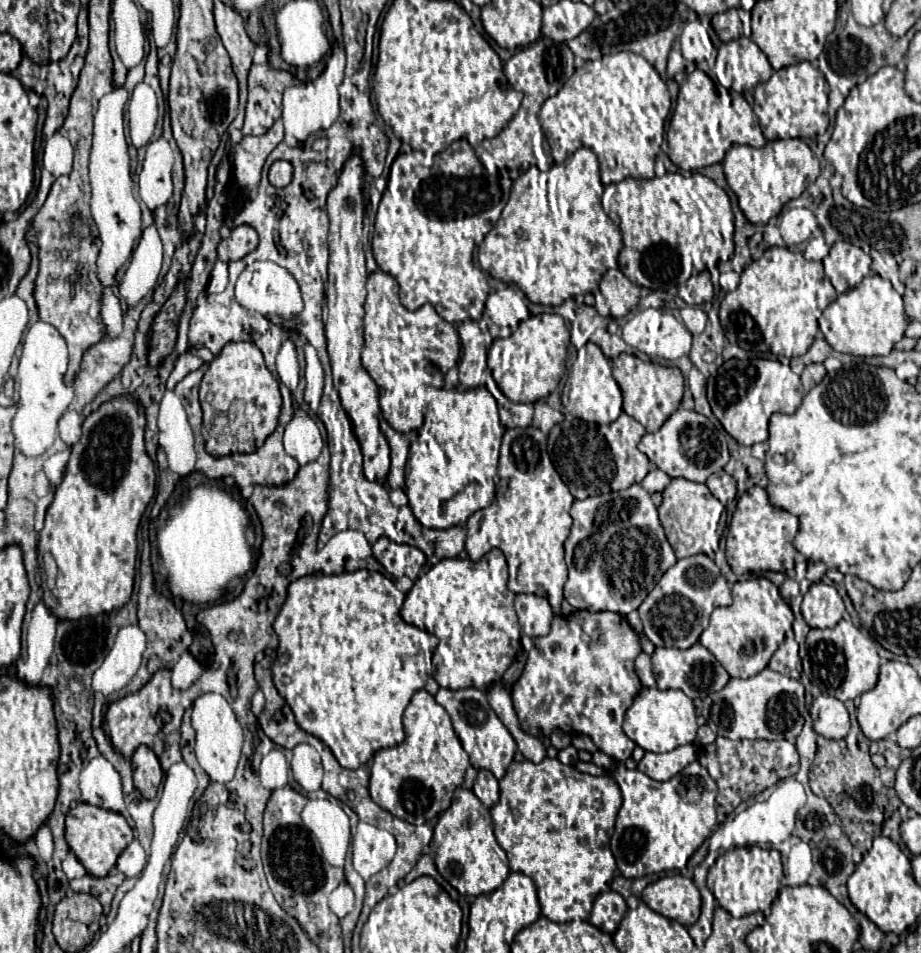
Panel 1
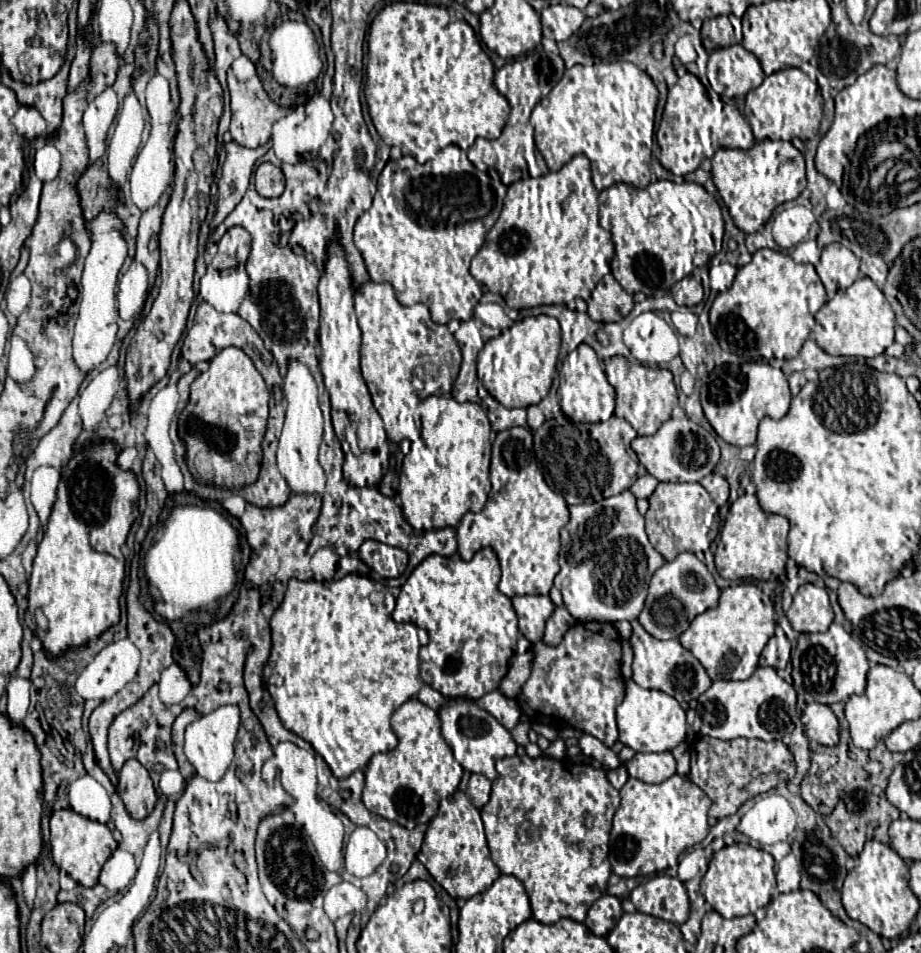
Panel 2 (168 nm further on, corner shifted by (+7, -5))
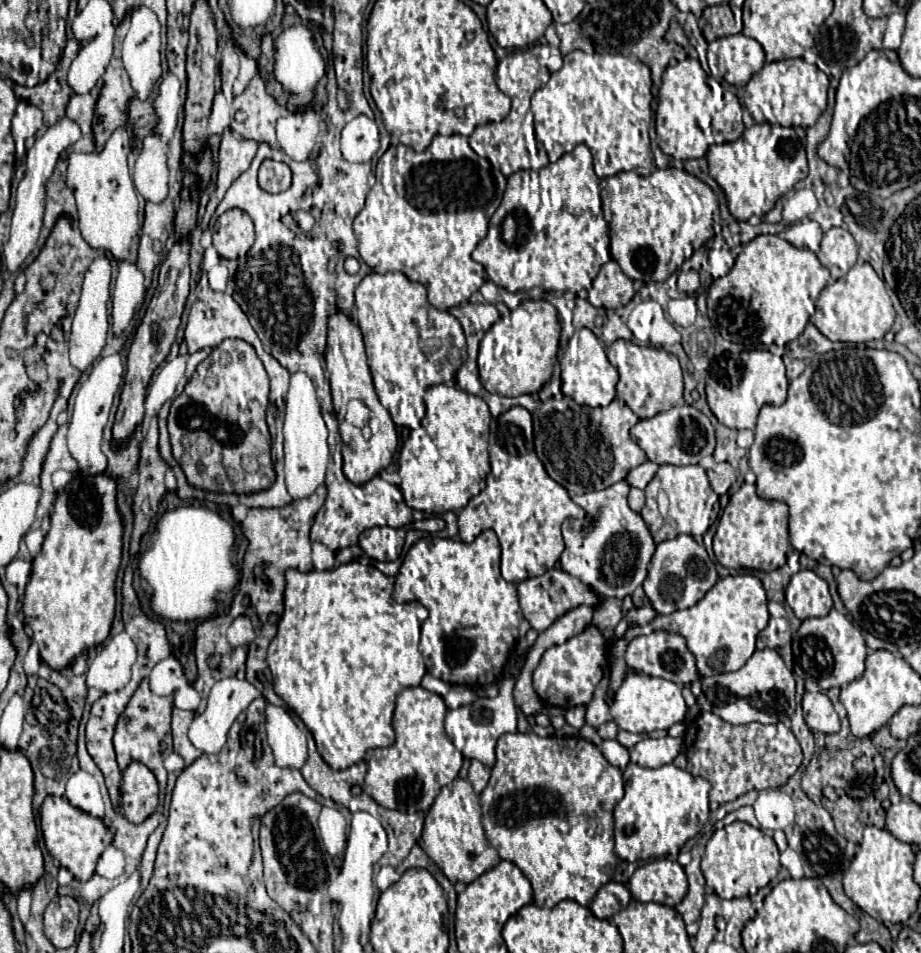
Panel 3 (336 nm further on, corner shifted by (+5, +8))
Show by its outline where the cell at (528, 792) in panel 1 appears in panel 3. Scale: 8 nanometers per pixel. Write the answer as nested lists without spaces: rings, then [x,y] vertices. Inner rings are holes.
[[[523,732],[503,734],[497,740],[495,754],[497,754],[497,762],[495,762],[495,766],[491,770],[491,780],[489,780],[487,788],[479,794],[483,826],[485,826],[485,836],[487,836],[489,844],[497,850],[497,854],[503,860],[513,862],[525,874],[525,878],[533,886],[533,892],[535,892],[533,902],[537,906],[551,910],[555,904],[559,904],[559,900],[567,900],[567,898],[575,900],[575,902],[579,902],[583,906],[589,906],[591,900],[595,898],[597,890],[613,878],[615,866],[617,866],[617,856],[613,852],[613,808],[623,798],[623,776],[621,776],[621,770],[611,766],[605,760],[605,756],[601,754],[601,750],[595,744],[591,744],[585,738],[581,738],[581,736],[547,736],[547,738],[539,738],[533,732],[527,732],[527,734],[523,734]]]

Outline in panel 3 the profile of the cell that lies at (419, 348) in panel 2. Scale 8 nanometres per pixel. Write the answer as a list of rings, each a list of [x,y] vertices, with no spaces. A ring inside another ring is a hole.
[[[389,272],[389,274],[367,274],[357,290],[355,290],[355,320],[361,328],[365,348],[367,348],[367,360],[373,374],[373,384],[377,390],[377,396],[381,404],[389,410],[393,422],[397,426],[407,428],[419,428],[423,416],[425,416],[425,390],[435,384],[455,384],[455,374],[461,368],[461,364],[467,360],[467,346],[465,346],[465,334],[455,316],[449,312],[433,308],[427,302],[427,290],[423,284],[409,280],[403,272]]]

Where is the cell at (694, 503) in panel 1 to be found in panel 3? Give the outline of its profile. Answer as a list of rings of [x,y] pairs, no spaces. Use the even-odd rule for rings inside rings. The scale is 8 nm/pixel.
[[[663,464],[663,466],[659,466],[659,470],[657,470],[657,474],[655,474],[655,478],[653,478],[653,480],[651,480],[651,482],[649,482],[649,484],[647,484],[647,488],[645,488],[645,496],[647,496],[647,502],[645,502],[645,506],[643,506],[643,510],[641,510],[641,516],[643,516],[643,520],[645,520],[645,524],[647,524],[647,528],[649,528],[649,532],[651,532],[651,536],[653,536],[653,540],[655,540],[655,542],[657,542],[657,544],[659,544],[659,542],[663,542],[663,540],[671,540],[671,538],[675,538],[675,536],[679,536],[679,534],[689,534],[689,536],[693,536],[693,538],[701,538],[701,536],[703,536],[703,534],[705,534],[705,532],[707,532],[707,528],[709,528],[709,526],[711,526],[711,512],[713,512],[713,508],[715,508],[715,504],[717,504],[717,500],[719,500],[719,498],[717,498],[717,494],[715,494],[715,492],[713,492],[713,490],[711,490],[711,486],[709,486],[709,480],[707,480],[707,472],[705,472],[705,470],[703,470],[703,468],[701,468],[701,466],[697,466],[697,464],[695,464],[695,466],[671,466],[671,464]],[[659,492],[663,492],[663,494],[665,494],[665,496],[667,496],[667,502],[669,502],[669,504],[667,504],[667,508],[665,508],[665,506],[661,506],[661,504],[659,504]]]

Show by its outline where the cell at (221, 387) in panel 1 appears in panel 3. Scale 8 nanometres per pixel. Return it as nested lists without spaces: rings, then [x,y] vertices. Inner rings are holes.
[[[227,338],[219,344],[199,366],[197,380],[191,380],[185,390],[171,402],[167,430],[173,458],[185,472],[193,488],[227,492],[227,494],[255,494],[271,488],[275,470],[271,462],[271,436],[265,424],[265,410],[269,404],[269,378],[251,344],[245,340]]]

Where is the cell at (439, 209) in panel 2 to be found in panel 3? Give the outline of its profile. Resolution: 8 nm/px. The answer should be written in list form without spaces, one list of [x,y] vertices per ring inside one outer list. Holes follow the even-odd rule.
[[[435,136],[431,146],[421,154],[403,144],[389,146],[377,162],[375,178],[377,180],[367,194],[365,208],[353,222],[361,258],[373,272],[403,272],[407,278],[429,286],[427,300],[439,310],[449,310],[469,300],[469,296],[485,282],[485,270],[471,258],[471,252],[487,234],[489,218],[485,208],[495,196],[491,164],[469,148],[465,136]]]

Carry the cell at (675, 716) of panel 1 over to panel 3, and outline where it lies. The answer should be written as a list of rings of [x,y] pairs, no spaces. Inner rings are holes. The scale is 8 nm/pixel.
[[[629,674],[625,676],[619,690],[615,692],[609,712],[621,730],[627,730],[633,734],[649,734],[655,730],[667,730],[673,724],[683,722],[687,706],[681,696],[681,688],[677,684],[655,676]]]

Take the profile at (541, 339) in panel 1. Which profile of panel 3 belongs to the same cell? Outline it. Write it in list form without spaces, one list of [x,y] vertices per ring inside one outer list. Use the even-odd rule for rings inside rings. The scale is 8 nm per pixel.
[[[525,300],[509,316],[499,318],[483,336],[479,346],[479,376],[487,392],[501,396],[535,394],[551,378],[559,346],[559,318],[553,304]]]

